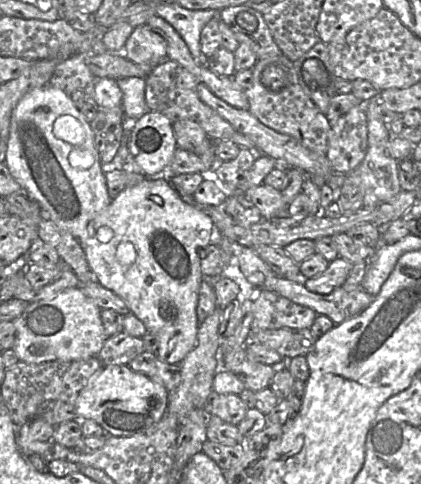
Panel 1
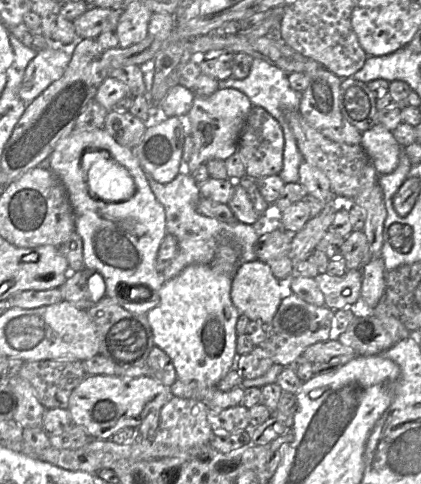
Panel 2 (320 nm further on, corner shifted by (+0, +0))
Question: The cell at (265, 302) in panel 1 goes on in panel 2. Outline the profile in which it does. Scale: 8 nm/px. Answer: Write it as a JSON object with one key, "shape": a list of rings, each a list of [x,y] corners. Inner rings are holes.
{"shape":[[[287,294],[281,301],[273,319],[264,324],[265,339],[259,344],[266,349],[276,364],[289,366],[302,356],[304,350],[317,342],[330,340],[334,310],[325,306],[315,306],[295,294]]]}

